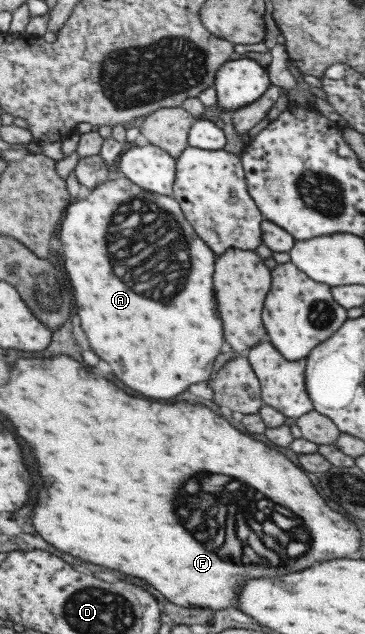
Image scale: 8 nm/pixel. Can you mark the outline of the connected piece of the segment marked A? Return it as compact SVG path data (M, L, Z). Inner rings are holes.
M119 177L105 180L84 199L71 202L60 221L65 269L77 293L81 329L91 351L109 363L113 375L123 385L153 399L169 399L193 383L207 381L223 345L223 327L217 317L211 285L215 259L184 219L175 199L145 191L127 178Z

